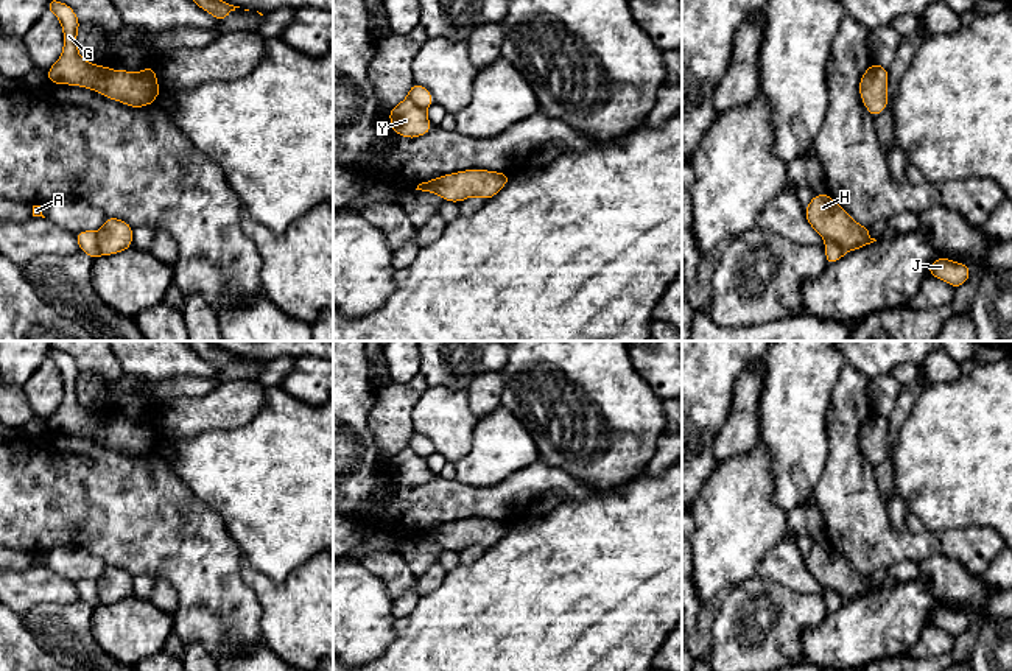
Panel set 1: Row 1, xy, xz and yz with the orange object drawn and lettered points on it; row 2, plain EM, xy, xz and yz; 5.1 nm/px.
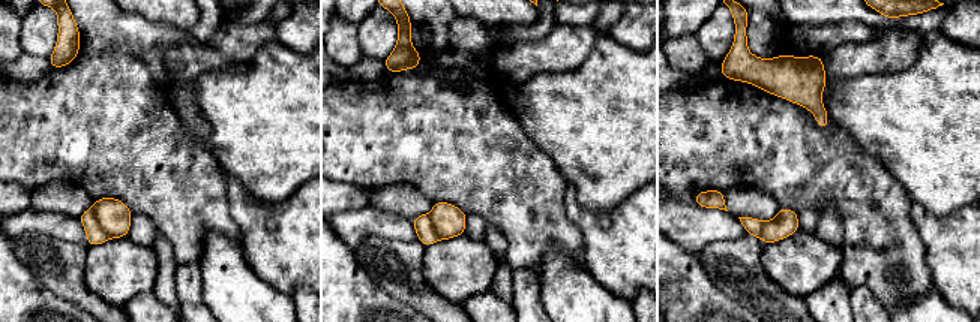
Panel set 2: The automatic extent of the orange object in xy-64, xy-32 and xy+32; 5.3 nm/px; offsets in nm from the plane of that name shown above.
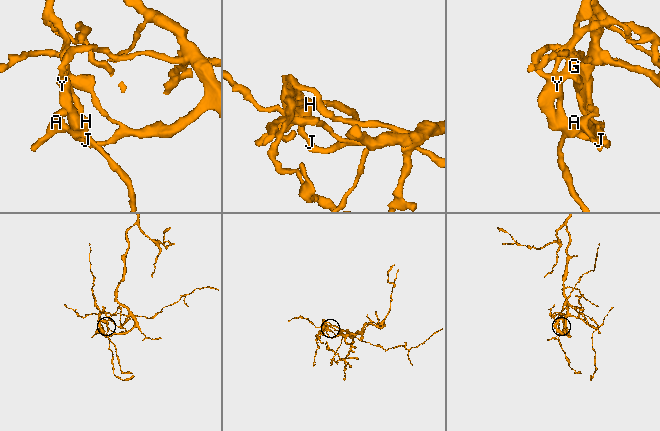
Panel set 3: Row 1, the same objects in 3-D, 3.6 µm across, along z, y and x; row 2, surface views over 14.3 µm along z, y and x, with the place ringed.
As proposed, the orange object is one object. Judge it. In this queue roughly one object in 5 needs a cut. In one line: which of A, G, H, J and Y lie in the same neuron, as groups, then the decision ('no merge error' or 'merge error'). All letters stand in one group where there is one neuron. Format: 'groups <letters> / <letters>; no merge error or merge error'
groups A G H J Y; no merge error

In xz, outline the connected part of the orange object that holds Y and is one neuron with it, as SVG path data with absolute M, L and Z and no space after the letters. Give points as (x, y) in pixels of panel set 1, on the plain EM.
M413 431L408 445L388 461L391 478L406 487L417 487L430 481L434 475L425 458L433 451L433 444L427 436Z

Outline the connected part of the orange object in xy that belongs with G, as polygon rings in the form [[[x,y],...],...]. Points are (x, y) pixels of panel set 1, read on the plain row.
[[[51,346],[47,360],[59,367],[64,381],[61,406],[47,419],[48,431],[92,437],[107,448],[120,450],[134,458],[156,450],[162,439],[153,413],[142,420],[128,420],[87,411],[78,402],[76,383],[81,371],[73,357]]]

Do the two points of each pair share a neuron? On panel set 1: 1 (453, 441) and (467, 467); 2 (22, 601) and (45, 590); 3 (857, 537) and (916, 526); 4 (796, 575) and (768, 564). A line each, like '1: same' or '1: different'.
1: different
2: same
3: different
4: same

